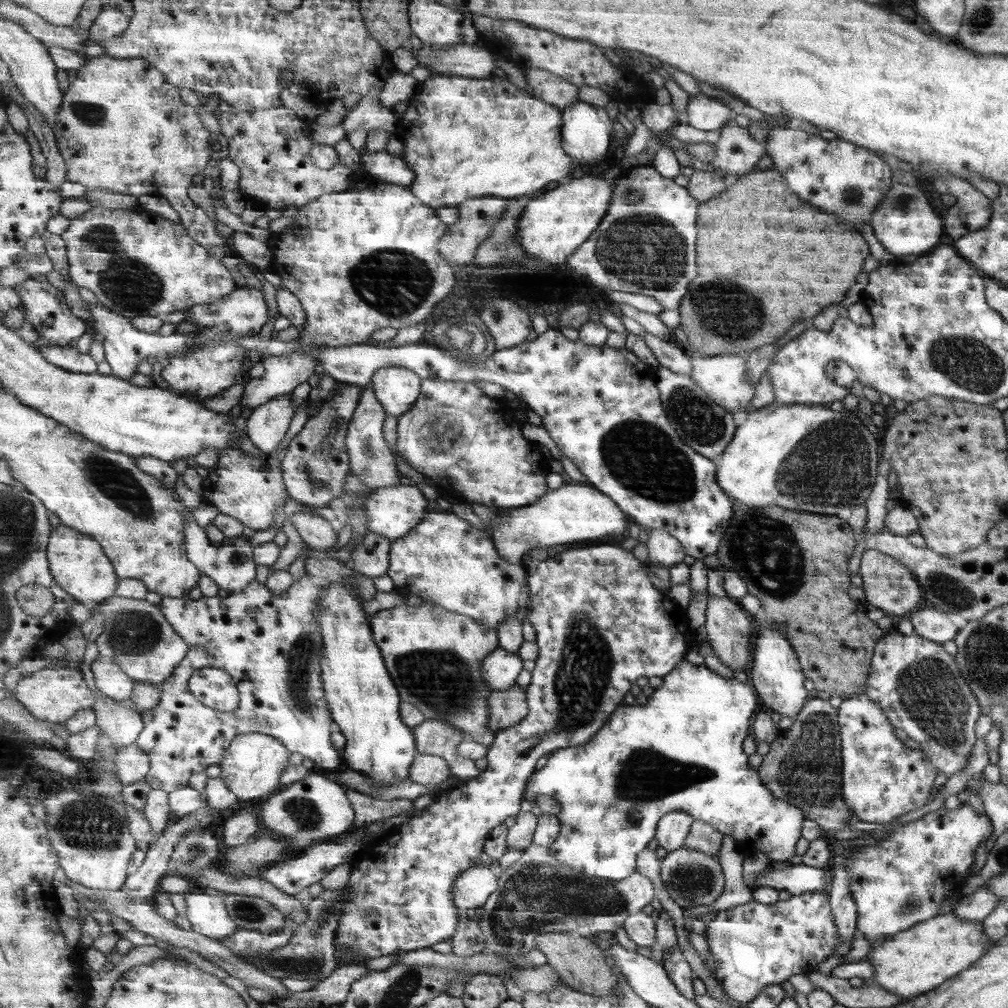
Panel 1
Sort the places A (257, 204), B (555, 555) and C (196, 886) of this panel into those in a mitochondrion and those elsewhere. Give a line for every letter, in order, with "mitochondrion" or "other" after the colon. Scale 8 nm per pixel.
A: other
B: other
C: other

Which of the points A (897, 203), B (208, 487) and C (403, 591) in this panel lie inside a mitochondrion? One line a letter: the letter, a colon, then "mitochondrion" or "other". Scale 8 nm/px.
A: mitochondrion
B: other
C: other

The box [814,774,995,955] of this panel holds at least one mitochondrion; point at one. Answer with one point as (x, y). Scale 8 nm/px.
(908, 906)

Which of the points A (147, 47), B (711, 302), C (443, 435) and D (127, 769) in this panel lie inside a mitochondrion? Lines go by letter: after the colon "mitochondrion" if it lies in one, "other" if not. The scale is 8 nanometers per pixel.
A: other
B: mitochondrion
C: mitochondrion
D: other

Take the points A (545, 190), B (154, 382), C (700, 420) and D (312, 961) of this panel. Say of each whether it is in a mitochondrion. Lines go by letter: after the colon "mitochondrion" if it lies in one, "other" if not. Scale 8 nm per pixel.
A: other
B: other
C: mitochondrion
D: mitochondrion

